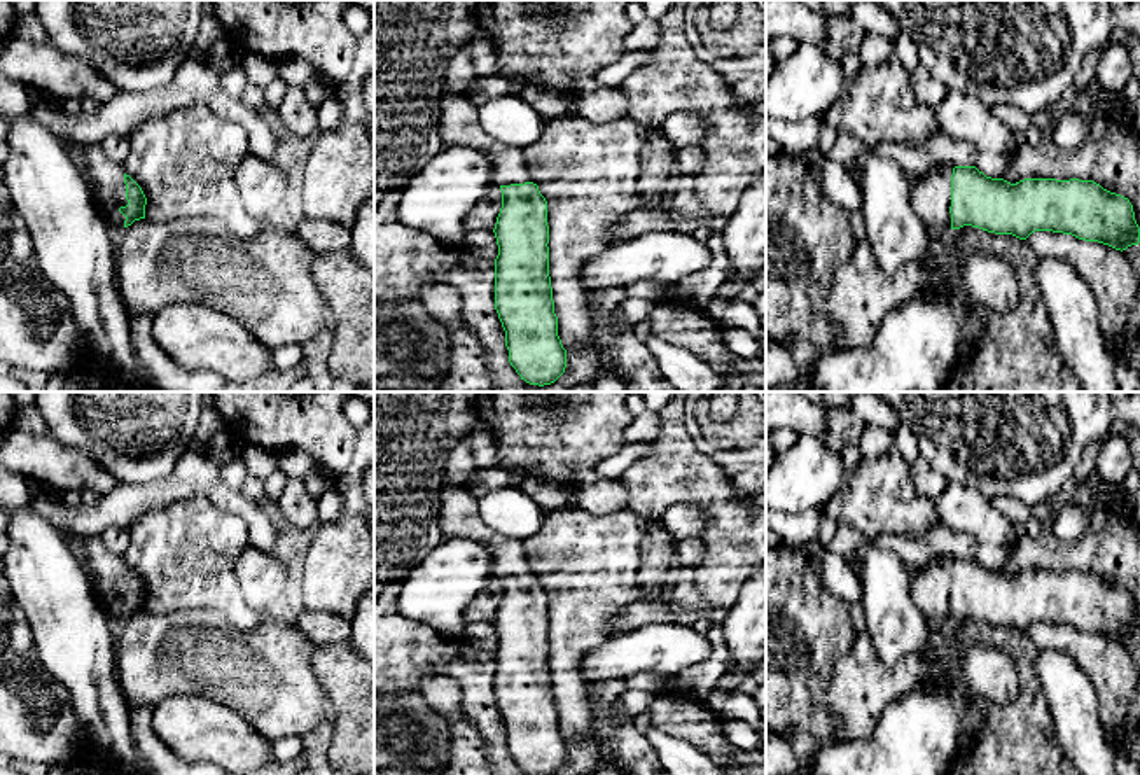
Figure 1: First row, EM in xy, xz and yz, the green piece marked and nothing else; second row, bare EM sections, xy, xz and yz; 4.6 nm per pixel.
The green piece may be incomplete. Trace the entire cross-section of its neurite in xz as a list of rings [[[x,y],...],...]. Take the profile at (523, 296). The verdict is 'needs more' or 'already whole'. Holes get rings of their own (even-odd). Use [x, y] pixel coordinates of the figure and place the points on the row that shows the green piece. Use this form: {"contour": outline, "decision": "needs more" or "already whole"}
{"contour": [[[444,91],[439,135],[444,147],[474,147],[491,159],[493,185],[502,191],[502,208],[493,229],[498,245],[495,259],[495,310],[505,331],[511,366],[530,385],[551,385],[565,373],[567,350],[558,336],[558,317],[549,276],[547,201],[539,185],[530,180],[523,149],[497,143],[483,129],[477,107],[467,94]]], "decision": "needs more"}

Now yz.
{"contour": [[[946,164],[911,180],[909,201],[928,231],[941,238],[951,238],[955,229],[972,226],[995,234],[1012,234],[1019,240],[1026,240],[1035,231],[1063,233],[1121,252],[1140,243],[1140,227],[1130,199],[1093,180],[1025,178],[1011,184],[1004,178],[986,177],[976,166]]], "decision": "needs more"}

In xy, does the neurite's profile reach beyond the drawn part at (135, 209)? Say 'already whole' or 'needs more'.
needs more

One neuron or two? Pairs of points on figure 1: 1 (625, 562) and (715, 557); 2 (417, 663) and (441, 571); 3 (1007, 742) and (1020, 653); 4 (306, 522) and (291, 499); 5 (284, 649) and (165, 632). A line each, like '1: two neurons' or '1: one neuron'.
1: two neurons
2: two neurons
3: one neuron
4: one neuron
5: one neuron

